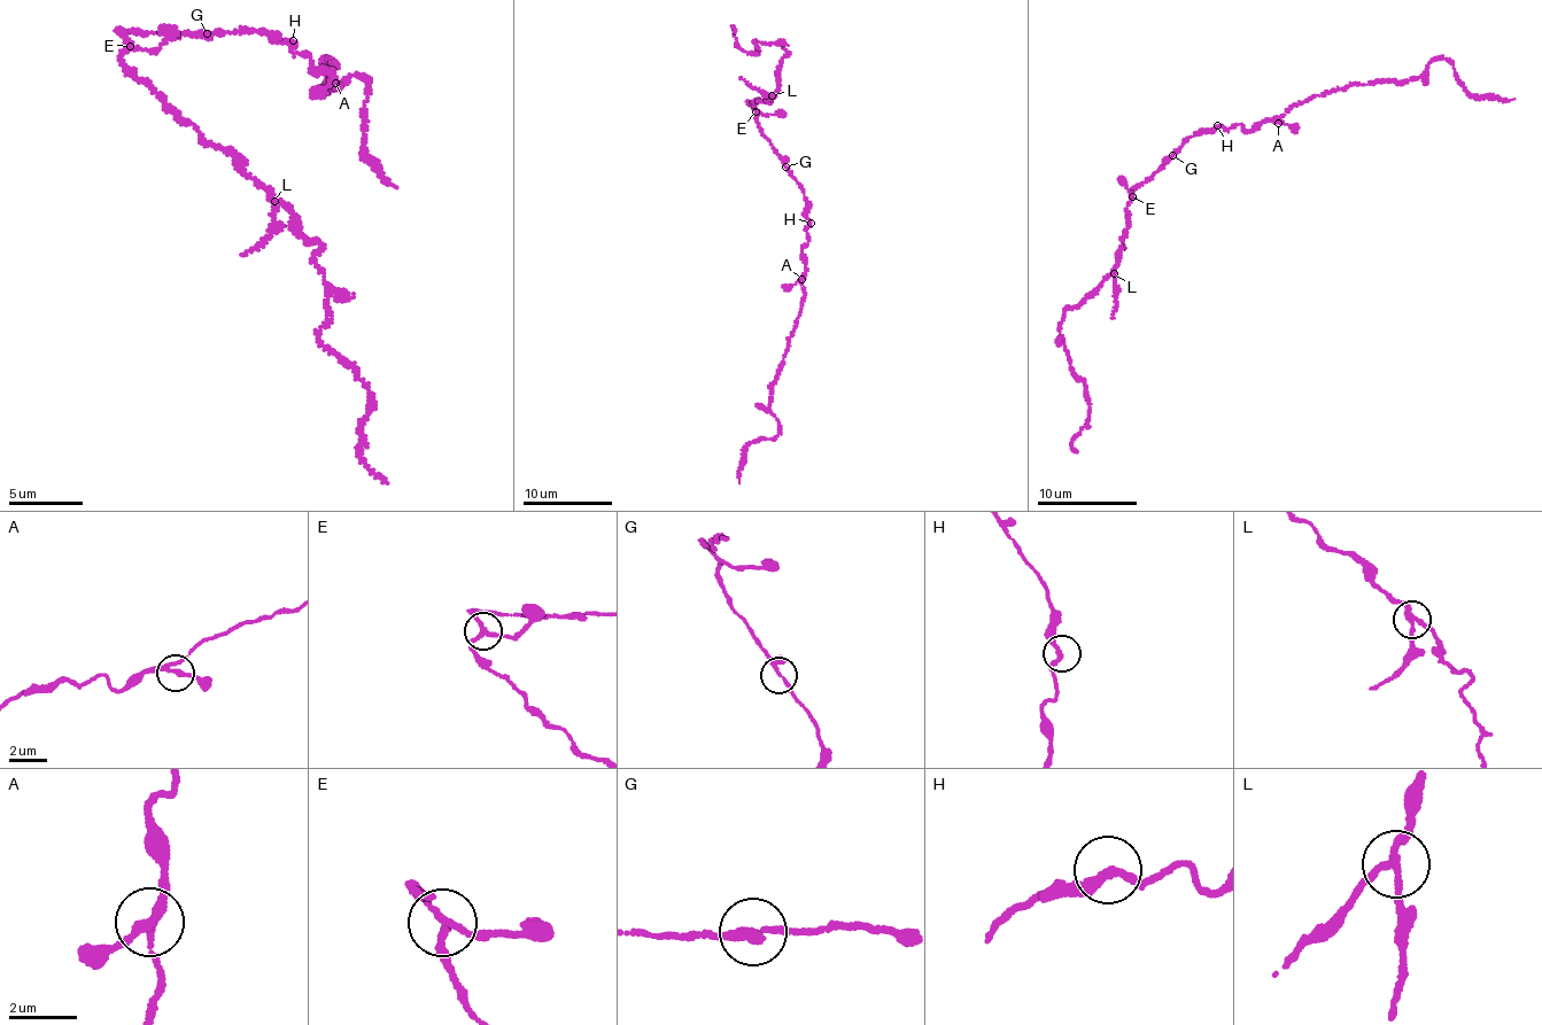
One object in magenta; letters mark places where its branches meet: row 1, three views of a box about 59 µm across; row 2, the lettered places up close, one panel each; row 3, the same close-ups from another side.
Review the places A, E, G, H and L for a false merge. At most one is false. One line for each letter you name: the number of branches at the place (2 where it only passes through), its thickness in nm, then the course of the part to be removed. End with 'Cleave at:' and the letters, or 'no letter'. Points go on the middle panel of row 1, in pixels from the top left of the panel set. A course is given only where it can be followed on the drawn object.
L: branches 3; calibre 200 nm; course (772, 95), (739, 77)
Cleave at: L

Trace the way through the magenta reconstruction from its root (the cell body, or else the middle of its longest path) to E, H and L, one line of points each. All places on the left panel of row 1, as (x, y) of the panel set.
E: (141, 35), (124, 30), (130, 46)
H: (141, 35), (180, 38), (204, 31), (221, 36), (249, 30), (283, 44), (293, 40)
L: (141, 35), (122, 32), (128, 52), (121, 64), (203, 138), (227, 152), (233, 164), (273, 200)

